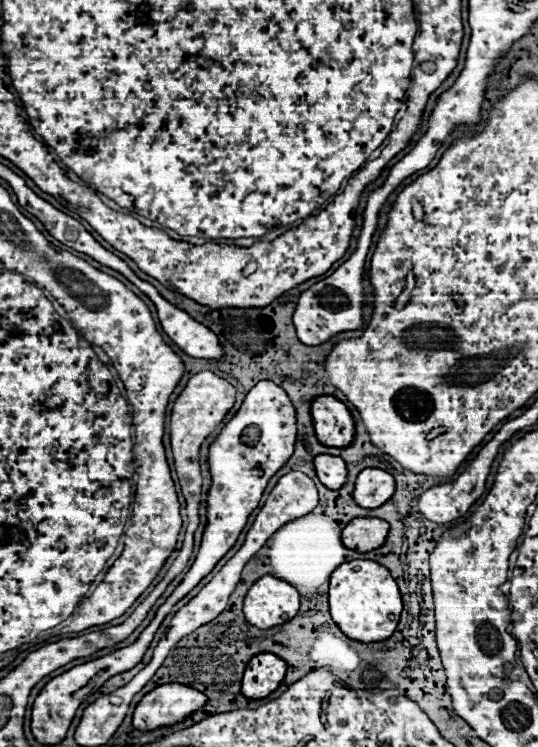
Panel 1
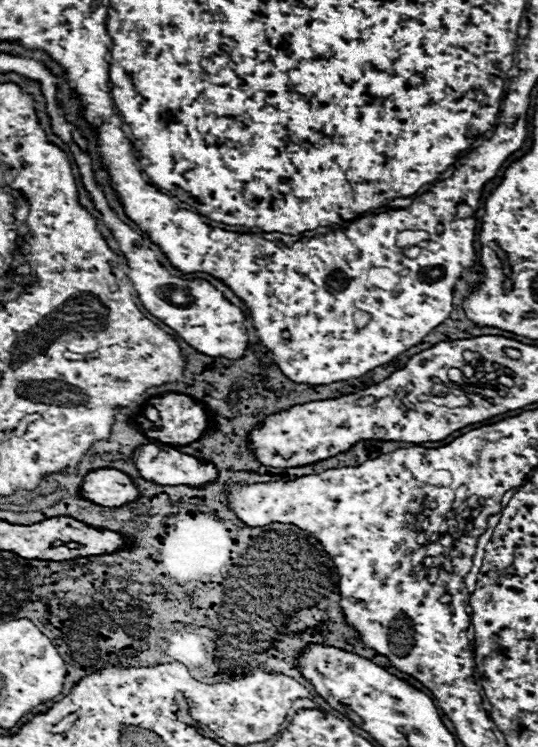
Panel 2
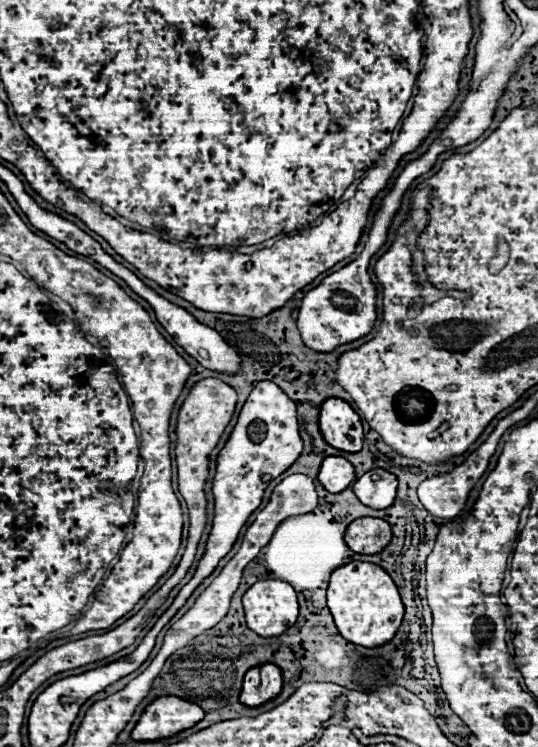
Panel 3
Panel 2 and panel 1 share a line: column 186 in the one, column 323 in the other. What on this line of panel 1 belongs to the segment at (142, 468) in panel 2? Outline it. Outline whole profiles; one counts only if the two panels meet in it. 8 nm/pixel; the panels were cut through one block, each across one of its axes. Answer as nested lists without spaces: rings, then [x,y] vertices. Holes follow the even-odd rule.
[[[320,454],[314,458],[314,466],[318,472],[320,482],[330,488],[330,490],[338,490],[346,484],[348,478],[348,468],[346,462],[340,456],[330,456],[330,454]]]

